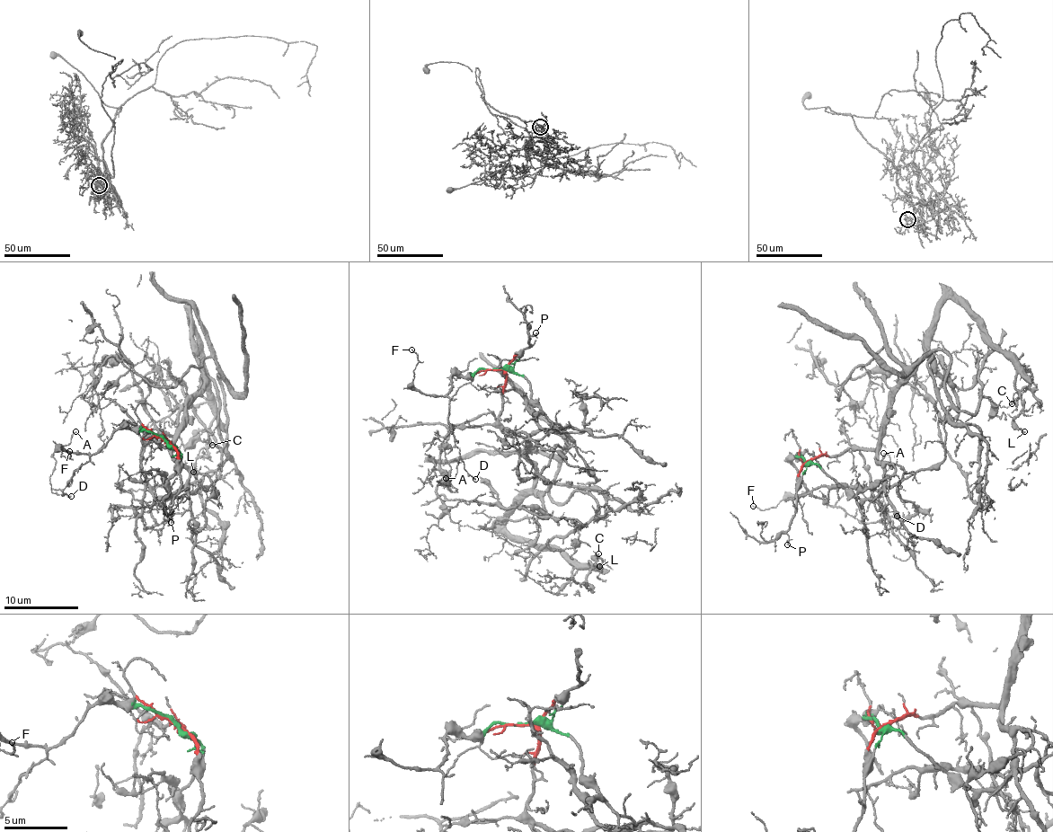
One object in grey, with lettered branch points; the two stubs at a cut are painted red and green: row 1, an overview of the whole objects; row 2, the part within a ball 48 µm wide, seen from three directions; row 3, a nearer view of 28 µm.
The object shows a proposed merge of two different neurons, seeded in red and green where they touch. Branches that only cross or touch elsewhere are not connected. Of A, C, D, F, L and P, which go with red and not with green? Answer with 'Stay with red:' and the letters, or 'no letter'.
Stay with red: C, L, P

